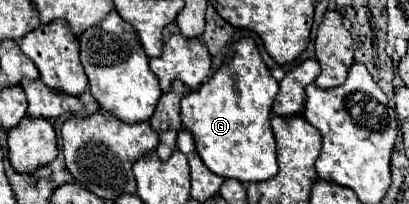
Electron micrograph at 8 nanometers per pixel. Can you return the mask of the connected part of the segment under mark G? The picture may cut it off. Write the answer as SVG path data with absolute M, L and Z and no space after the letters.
M240 38L232 48L214 76L182 98L182 126L194 134L196 150L214 174L248 184L274 178L278 172L276 140L270 126L278 82L266 68L252 38Z

